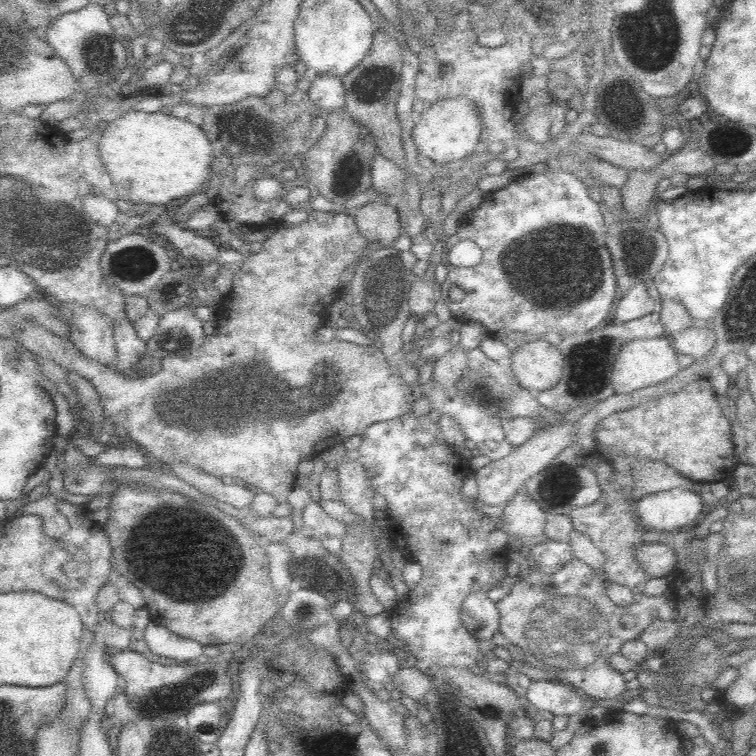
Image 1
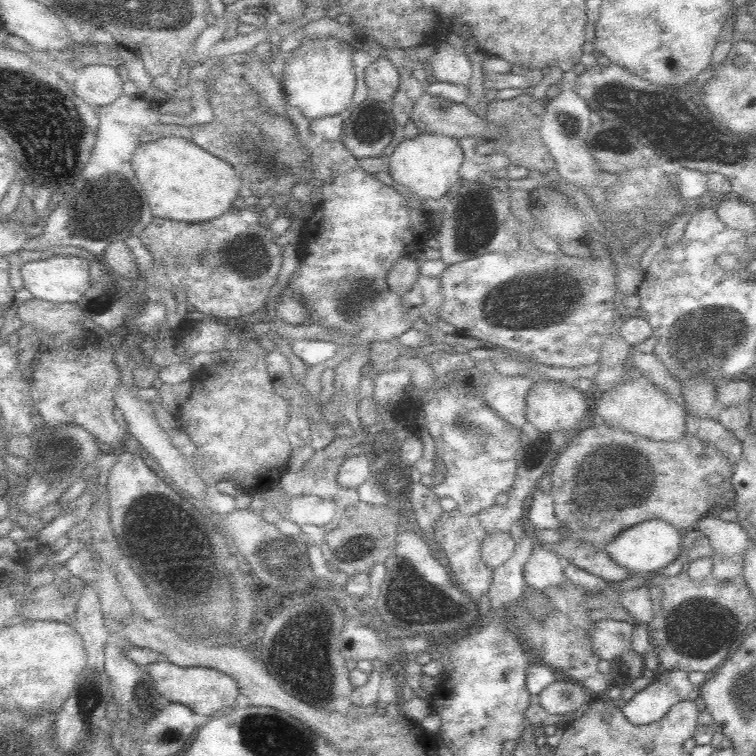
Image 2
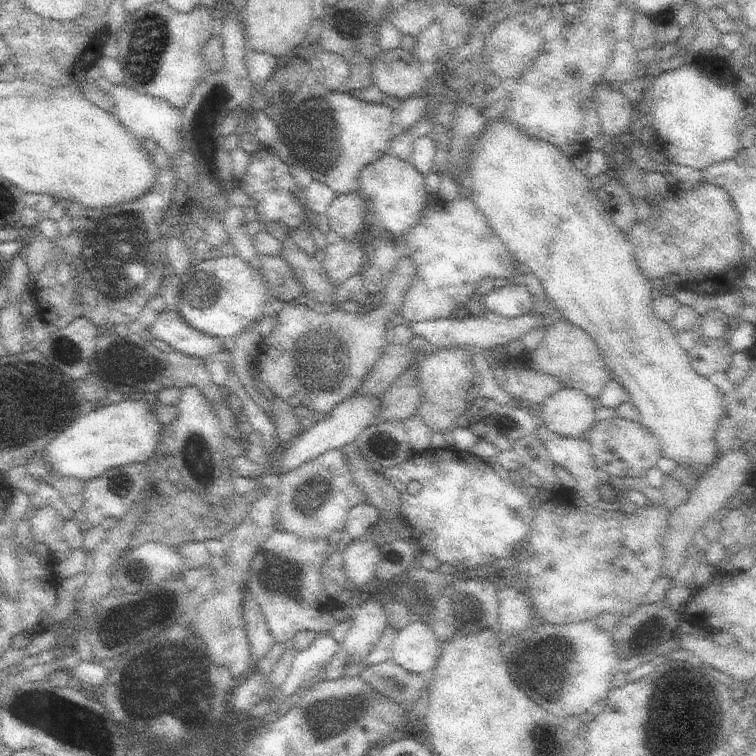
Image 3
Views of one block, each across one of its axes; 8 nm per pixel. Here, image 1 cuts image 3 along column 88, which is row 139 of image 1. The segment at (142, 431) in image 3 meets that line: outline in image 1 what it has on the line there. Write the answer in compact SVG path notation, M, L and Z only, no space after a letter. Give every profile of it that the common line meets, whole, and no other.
M466 96L436 100L430 104L424 114L414 118L414 142L420 150L420 156L434 160L434 164L446 164L452 160L460 160L476 150L480 150L482 142L482 118L474 102Z

